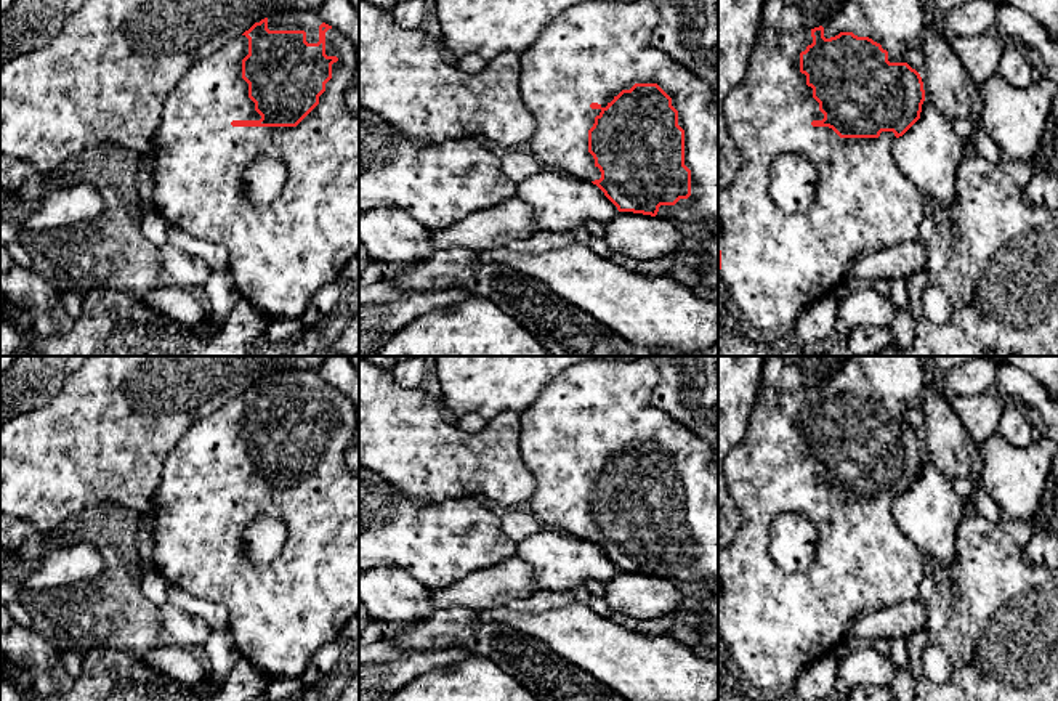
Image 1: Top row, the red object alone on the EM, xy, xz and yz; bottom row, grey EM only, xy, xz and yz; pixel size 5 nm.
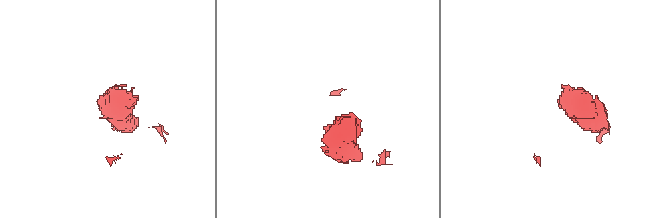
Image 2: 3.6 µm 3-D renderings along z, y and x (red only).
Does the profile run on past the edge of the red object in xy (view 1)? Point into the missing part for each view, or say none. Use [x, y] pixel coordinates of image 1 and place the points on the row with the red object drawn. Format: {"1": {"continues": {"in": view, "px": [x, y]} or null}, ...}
{"1": {"continues": {"in": "xy", "px": [281, 255]}}}

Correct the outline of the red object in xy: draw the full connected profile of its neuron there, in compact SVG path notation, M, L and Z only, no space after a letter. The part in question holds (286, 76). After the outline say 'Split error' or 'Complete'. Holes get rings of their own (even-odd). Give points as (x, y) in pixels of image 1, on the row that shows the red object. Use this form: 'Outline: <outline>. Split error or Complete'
Outline: M287 10L255 22L248 30L213 55L196 63L170 91L164 103L159 130L154 136L152 209L168 223L188 234L208 242L221 244L228 250L228 273L242 300L260 308L269 319L301 319L314 294L325 284L340 278L346 263L359 255L359 117L348 106L345 93L356 79L359 50L335 27L325 24L313 10ZM258 157L277 157L287 165L287 180L281 196L269 207L253 207L244 189L244 172Z. Split error

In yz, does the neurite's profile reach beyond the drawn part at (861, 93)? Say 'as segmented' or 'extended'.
extended

